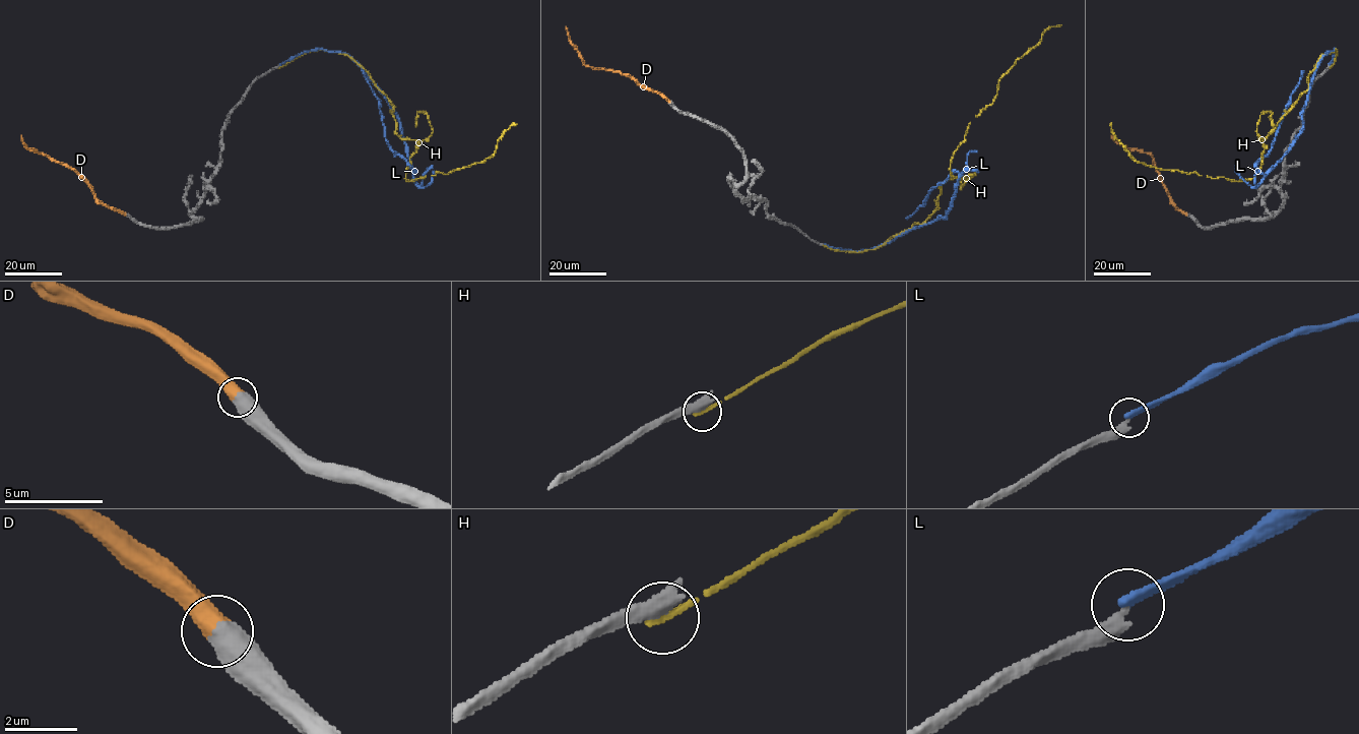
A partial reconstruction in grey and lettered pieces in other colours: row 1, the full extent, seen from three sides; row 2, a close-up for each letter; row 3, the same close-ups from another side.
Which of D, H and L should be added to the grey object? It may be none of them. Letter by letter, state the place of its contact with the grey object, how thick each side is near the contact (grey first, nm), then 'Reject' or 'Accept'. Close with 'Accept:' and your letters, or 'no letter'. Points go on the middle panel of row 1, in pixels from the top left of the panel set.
D: Touches grey at (669, 102). Thickness 650 nm (grey) against 600 nm. Accept
H: Touches grey at (824, 245). Thickness 500 nm (grey) against 190 nm. Reject
L: Touches grey at (825, 245). Thickness 360 nm (grey) against 320 nm. Reject
Accept: D

